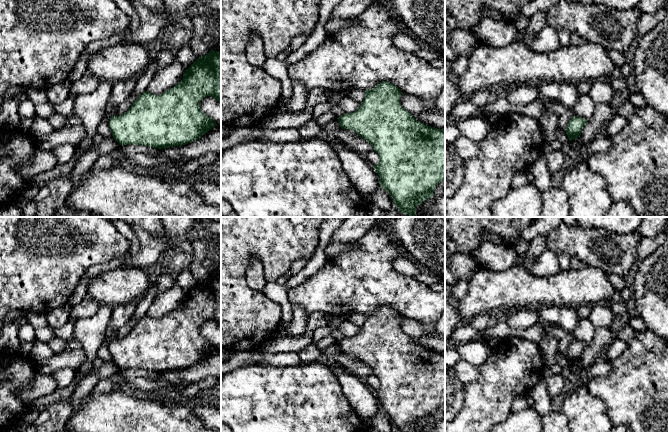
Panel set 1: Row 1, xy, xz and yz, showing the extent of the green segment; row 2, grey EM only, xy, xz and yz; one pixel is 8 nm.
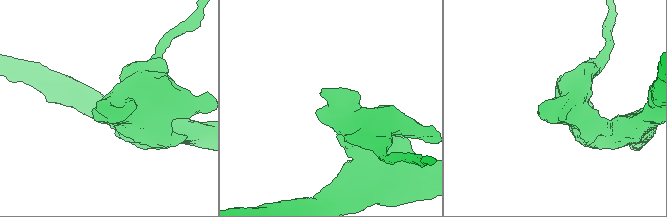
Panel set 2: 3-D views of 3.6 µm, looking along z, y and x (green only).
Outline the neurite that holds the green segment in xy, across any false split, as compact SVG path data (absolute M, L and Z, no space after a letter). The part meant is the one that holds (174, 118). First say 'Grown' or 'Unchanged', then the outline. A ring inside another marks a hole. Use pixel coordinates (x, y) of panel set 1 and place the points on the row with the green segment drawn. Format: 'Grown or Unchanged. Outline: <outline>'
Unchanged. Outline: M221 51L210 52L185 70L182 80L161 95L143 92L122 115L112 116L109 126L119 145L144 145L163 149L195 141L218 126L200 107L203 98L211 96L221 102Z

